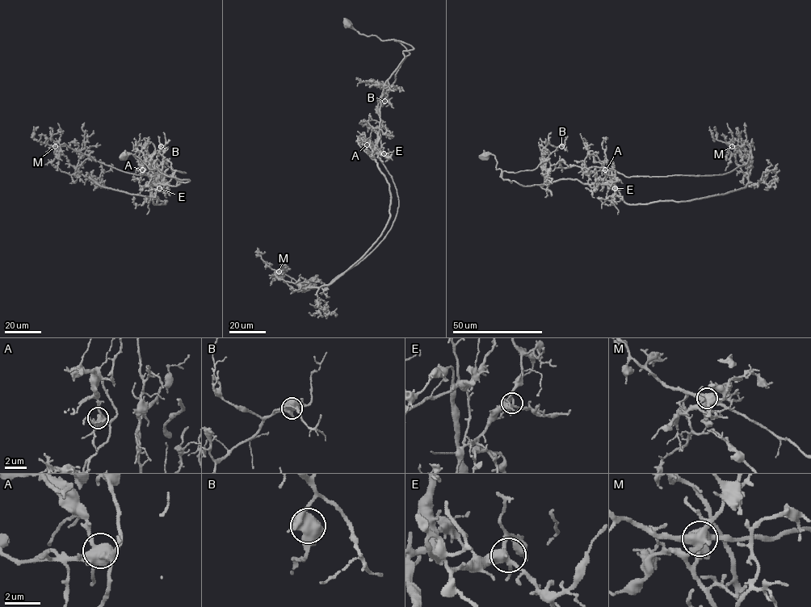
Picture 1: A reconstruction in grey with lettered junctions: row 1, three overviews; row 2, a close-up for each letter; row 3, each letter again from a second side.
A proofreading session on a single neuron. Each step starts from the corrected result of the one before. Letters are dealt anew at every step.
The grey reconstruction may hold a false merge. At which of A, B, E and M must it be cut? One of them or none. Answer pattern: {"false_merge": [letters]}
{"false_merge": ["M"]}

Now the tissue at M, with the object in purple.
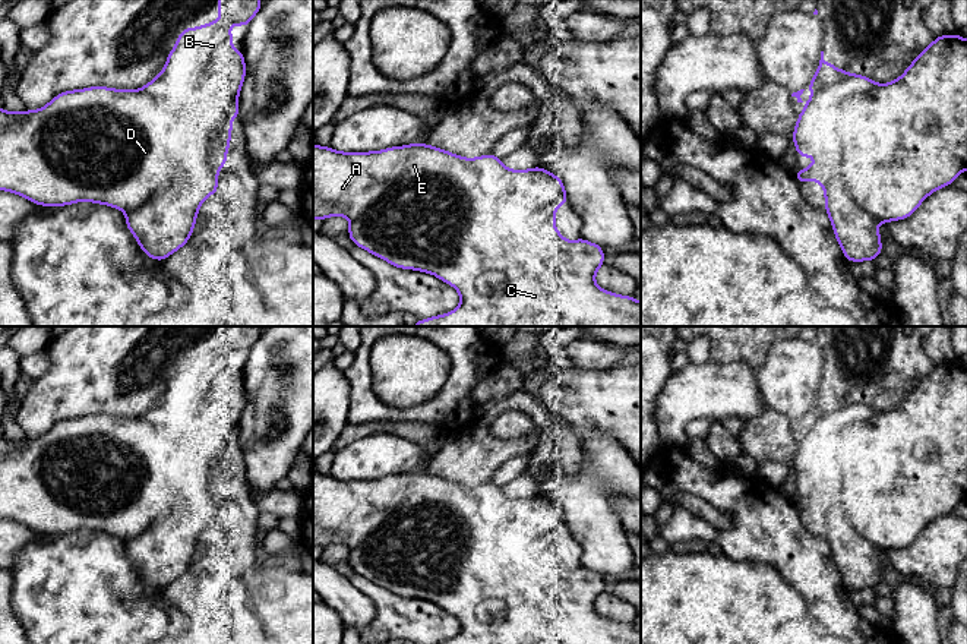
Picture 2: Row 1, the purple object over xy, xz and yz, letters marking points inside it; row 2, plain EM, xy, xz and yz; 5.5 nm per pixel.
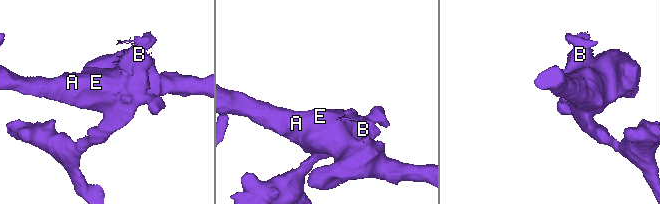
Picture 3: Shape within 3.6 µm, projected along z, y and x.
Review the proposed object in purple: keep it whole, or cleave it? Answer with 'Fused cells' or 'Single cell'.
Fused cells

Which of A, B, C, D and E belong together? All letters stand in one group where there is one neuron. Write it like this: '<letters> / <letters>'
A C D E / B

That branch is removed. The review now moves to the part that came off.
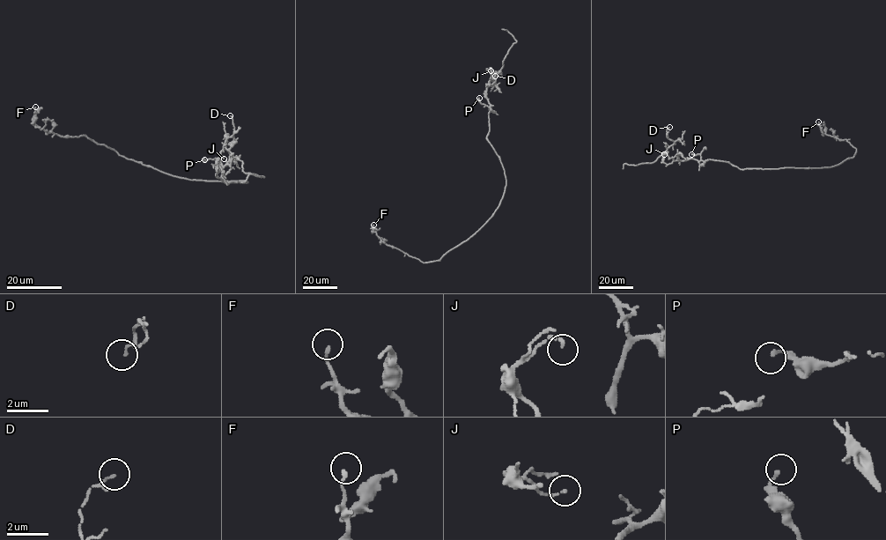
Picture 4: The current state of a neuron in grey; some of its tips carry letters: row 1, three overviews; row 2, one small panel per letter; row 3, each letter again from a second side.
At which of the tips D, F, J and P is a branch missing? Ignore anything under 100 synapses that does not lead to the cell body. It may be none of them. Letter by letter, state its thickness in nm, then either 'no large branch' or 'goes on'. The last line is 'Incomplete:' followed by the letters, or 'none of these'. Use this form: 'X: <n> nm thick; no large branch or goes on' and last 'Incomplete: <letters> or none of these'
D: 70 nm thick; no large branch
F: 170 nm thick; no large branch
J: 140 nm thick; no large branch
P: 160 nm thick; no large branch
Incomplete: none of these

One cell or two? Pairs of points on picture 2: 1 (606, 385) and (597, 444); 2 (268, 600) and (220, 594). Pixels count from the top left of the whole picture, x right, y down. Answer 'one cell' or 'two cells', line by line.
1: two cells
2: one cell

